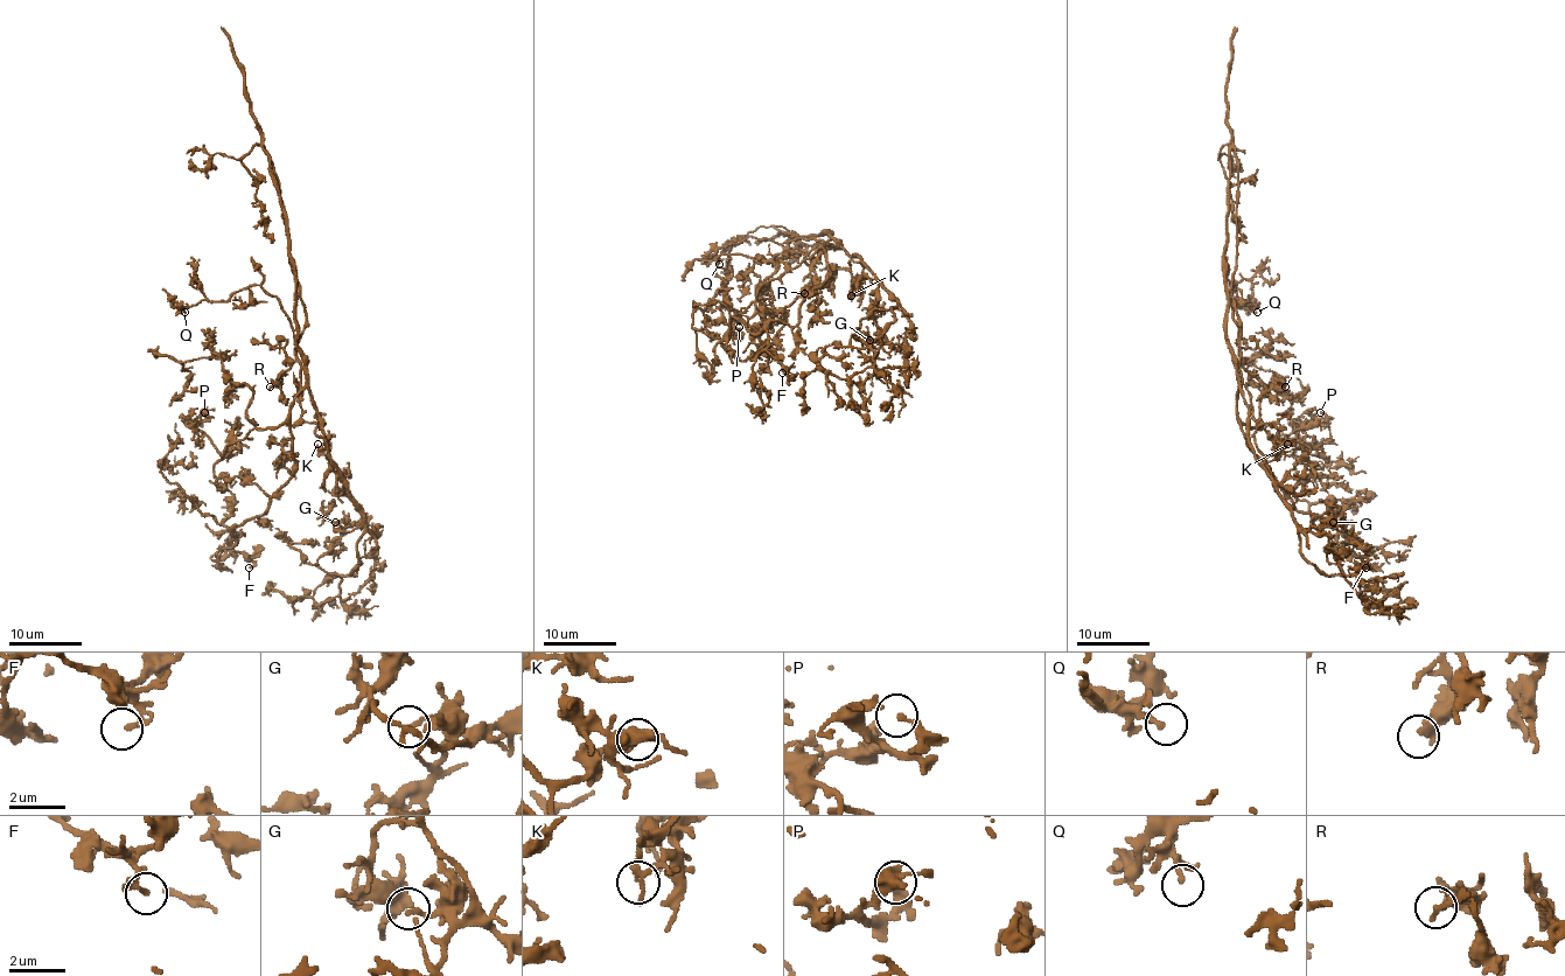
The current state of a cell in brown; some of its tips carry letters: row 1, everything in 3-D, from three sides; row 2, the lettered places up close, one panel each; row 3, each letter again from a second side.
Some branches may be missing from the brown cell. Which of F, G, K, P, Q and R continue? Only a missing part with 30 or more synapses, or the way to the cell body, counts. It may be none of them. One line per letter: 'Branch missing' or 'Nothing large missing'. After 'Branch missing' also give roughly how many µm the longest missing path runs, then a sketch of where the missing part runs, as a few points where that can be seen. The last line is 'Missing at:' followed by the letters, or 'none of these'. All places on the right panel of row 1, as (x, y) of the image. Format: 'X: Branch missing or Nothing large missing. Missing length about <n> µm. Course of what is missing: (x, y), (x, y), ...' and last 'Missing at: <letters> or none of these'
F: Nothing large missing
G: Nothing large missing
K: Nothing large missing
P: Nothing large missing
Q: Nothing large missing
R: Nothing large missing
Missing at: none of these

